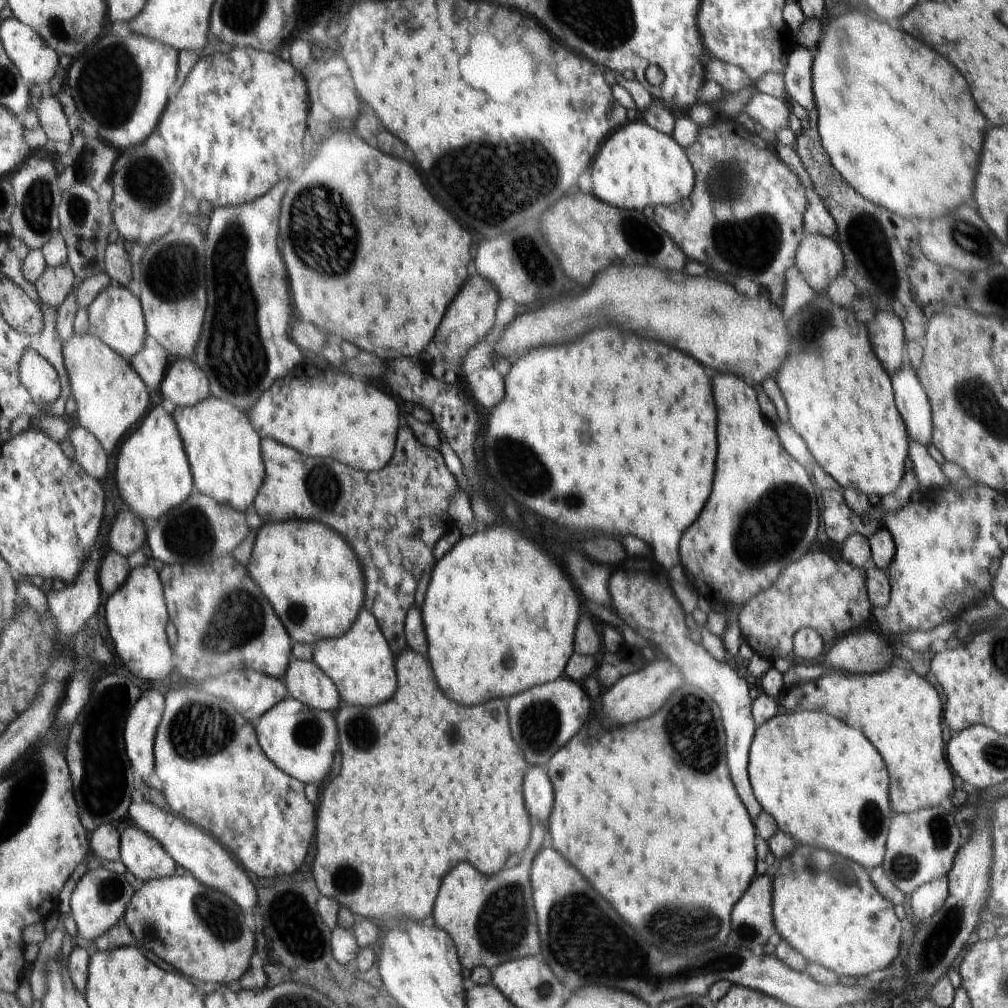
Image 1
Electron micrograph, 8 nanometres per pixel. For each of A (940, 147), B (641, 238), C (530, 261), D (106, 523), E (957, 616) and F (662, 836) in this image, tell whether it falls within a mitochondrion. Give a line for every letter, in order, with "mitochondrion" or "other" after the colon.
A: other
B: mitochondrion
C: mitochondrion
D: other
E: other
F: other

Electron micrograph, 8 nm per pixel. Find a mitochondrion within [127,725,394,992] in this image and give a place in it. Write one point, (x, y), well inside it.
(303, 936)

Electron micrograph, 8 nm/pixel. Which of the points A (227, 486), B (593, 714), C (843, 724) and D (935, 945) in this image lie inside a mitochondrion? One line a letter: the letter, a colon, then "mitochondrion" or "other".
A: other
B: other
C: other
D: mitochondrion

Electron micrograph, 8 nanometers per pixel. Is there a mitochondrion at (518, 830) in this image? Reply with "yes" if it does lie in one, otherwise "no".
no

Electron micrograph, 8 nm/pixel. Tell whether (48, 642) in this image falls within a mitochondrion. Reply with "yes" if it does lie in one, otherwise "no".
yes

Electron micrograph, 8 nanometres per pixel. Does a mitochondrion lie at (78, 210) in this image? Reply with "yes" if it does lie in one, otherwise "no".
yes

